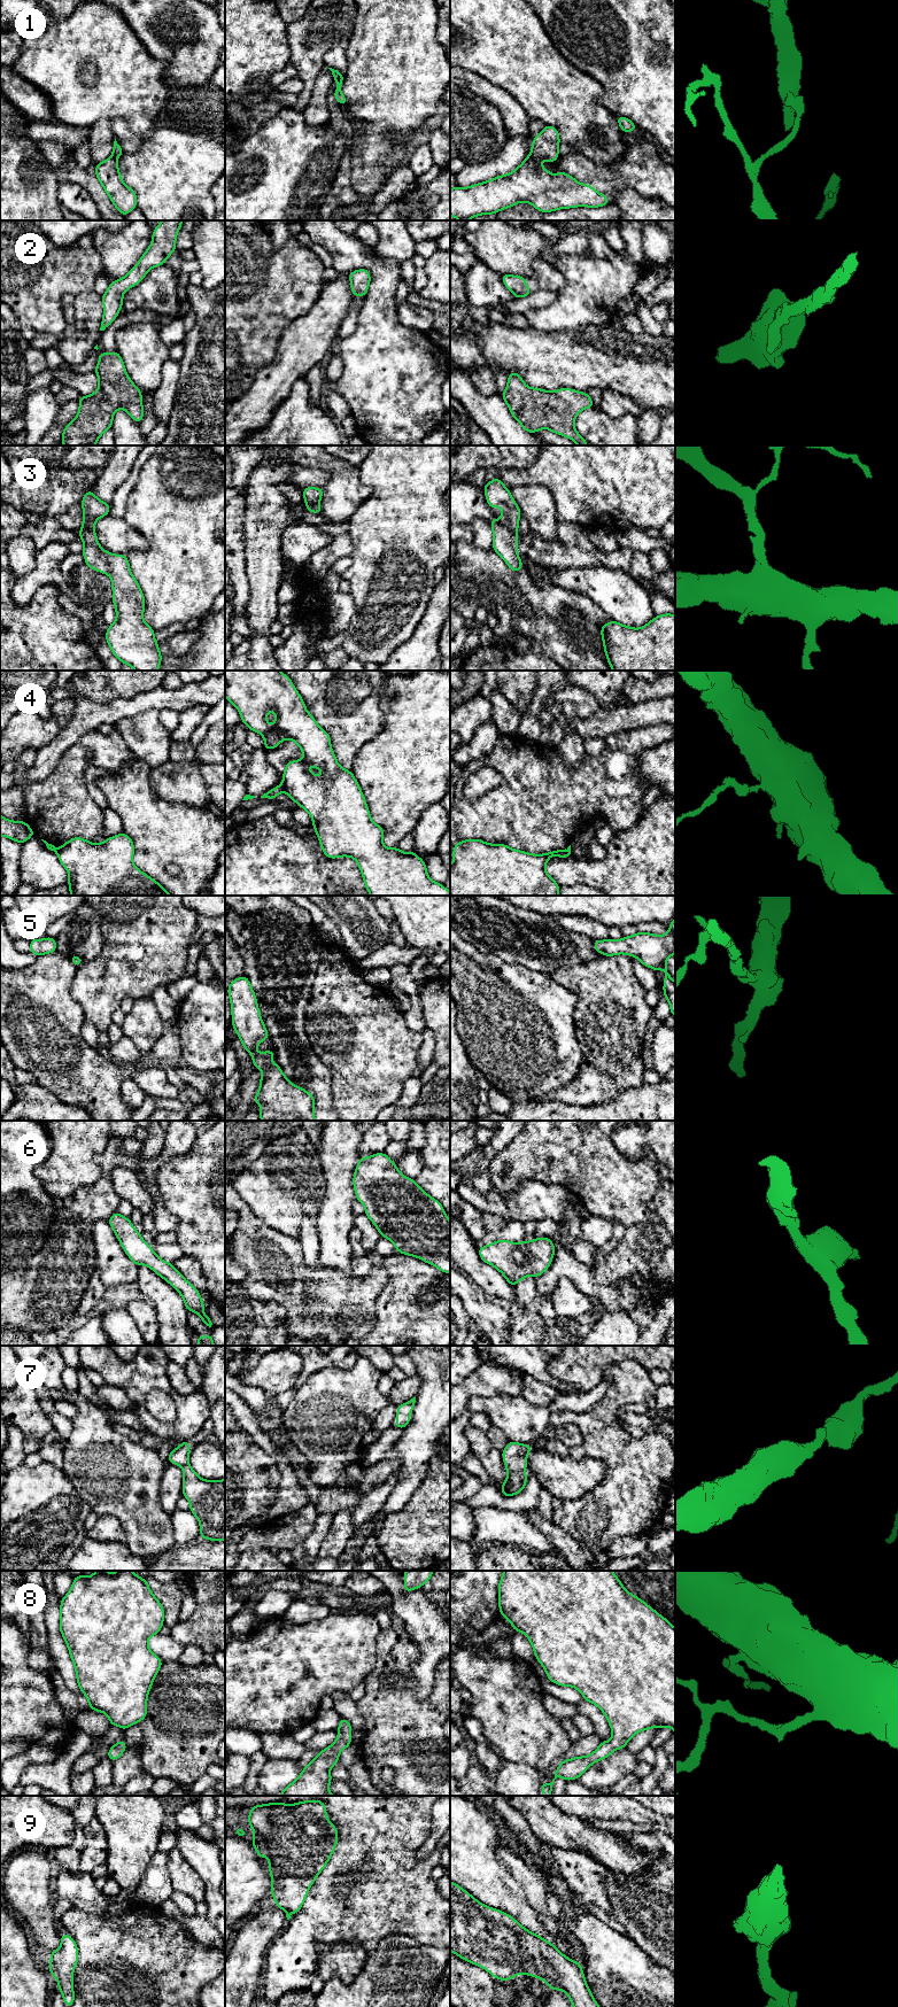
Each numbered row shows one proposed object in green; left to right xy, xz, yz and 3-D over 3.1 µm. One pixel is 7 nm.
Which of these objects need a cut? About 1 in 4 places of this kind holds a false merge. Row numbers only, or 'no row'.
1, 4

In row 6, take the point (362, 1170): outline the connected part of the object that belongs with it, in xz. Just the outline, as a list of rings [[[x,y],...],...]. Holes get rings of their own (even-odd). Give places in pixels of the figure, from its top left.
[[[376,1153],[369,1157],[361,1156],[354,1172],[353,1185],[356,1199],[365,1207],[364,1214],[378,1229],[380,1235],[394,1243],[397,1253],[418,1257],[442,1272],[450,1273],[450,1221],[438,1200],[420,1188],[415,1179],[403,1176],[385,1153]]]

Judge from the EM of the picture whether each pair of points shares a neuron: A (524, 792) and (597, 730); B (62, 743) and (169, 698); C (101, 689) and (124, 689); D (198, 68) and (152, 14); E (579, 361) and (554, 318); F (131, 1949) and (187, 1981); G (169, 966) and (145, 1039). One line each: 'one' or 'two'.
A: two
B: one
C: one
D: one
E: two
F: one
G: two

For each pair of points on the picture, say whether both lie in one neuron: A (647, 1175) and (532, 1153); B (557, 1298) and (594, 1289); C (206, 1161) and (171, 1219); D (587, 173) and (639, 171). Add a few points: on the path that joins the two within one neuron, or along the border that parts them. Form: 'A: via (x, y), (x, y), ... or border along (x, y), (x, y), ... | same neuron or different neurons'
A: via (618, 1175), (600, 1175), (578, 1153), (560, 1153) | same neuron
B: border along (557, 1279), (566, 1277), (588, 1296) | different neurons
C: border along (161, 1203), (177, 1217), (178, 1225), (176, 1230) | different neurons
D: via (600, 173), (626, 172) | same neuron

